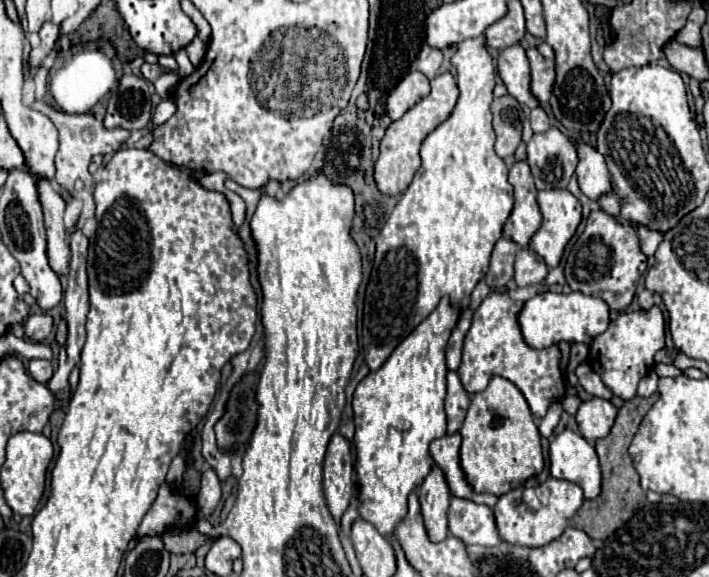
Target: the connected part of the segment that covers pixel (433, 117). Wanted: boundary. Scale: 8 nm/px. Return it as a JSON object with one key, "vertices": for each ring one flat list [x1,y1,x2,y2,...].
{"vertices":[[442,74,442,76,434,78,430,82,430,86,432,86,432,92,426,98,422,98,416,106,412,106,400,120,392,122,386,128,384,138,380,140,380,156,378,156,376,164,374,164,374,180,376,180,376,186,378,186,378,190,382,194,398,196,398,194,402,194,410,186,416,170,420,168,420,154,418,154,418,150,420,150,422,140,440,122,444,122,450,116,456,100,458,100,458,86,456,86,452,74]]}

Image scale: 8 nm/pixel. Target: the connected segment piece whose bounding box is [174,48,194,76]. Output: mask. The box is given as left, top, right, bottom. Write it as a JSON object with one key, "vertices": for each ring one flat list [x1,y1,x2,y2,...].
{"vertices":[[184,48,178,50,178,54,174,54,174,58,176,58,176,62,178,62,178,74,180,74,180,76,186,76,186,74,190,74,190,72,194,70,194,66,190,64]]}

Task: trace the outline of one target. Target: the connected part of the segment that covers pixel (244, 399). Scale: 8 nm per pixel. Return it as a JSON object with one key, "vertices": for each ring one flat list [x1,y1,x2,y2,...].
{"vertices":[[258,368,240,376,232,386,222,418,214,424,220,452,246,452,254,422,258,422,258,402,254,402,254,386,258,384]]}

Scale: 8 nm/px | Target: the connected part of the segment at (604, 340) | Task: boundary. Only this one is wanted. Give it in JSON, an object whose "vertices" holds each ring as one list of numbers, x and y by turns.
{"vertices":[[658,306,650,310,634,310,618,314,606,332,594,338,590,344,590,366,600,374,606,388,610,388,622,400,636,396,638,382,652,370,654,354,664,348,664,316]]}

